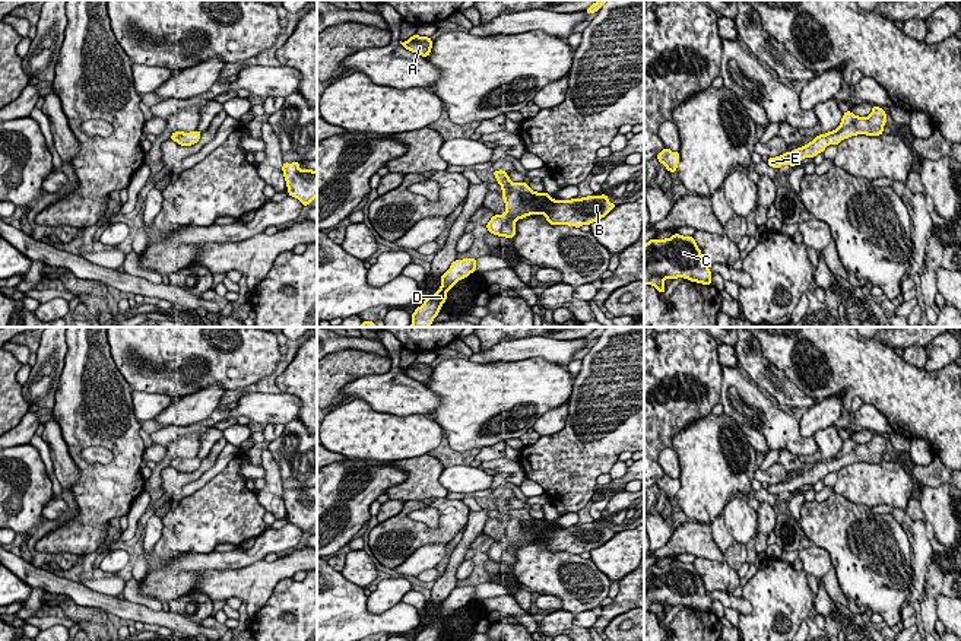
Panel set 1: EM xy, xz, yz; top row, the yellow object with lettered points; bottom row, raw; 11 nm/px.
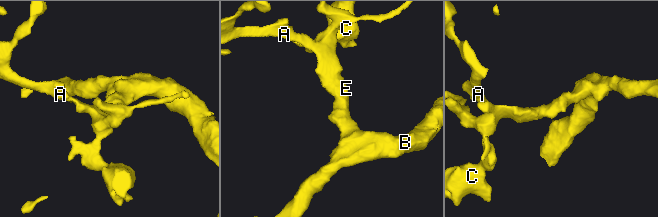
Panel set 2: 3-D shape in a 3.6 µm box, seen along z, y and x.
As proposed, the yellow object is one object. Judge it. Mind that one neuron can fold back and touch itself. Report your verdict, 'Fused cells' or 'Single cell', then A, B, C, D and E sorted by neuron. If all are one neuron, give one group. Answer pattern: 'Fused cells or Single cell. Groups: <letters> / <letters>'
Single cell. Groups: A B C D E

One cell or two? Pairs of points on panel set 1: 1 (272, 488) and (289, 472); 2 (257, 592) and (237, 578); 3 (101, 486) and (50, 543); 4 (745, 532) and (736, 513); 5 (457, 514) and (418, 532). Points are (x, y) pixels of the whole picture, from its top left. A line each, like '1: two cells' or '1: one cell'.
1: two cells
2: one cell
3: one cell
4: one cell
5: one cell

